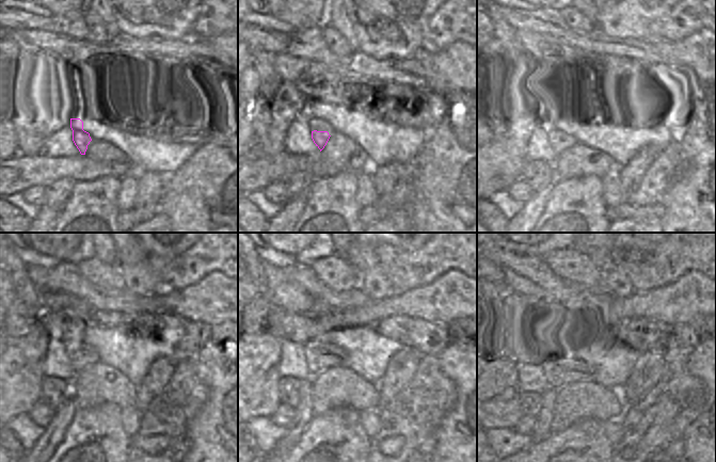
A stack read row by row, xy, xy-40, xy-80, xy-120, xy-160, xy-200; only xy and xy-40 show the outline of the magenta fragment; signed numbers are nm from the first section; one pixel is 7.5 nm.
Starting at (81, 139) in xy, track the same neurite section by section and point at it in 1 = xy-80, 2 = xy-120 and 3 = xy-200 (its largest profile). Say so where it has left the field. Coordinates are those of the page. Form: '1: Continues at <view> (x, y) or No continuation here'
1: Continues at xy-80 (560, 141)
2: Continues at xy-120 (81, 355)
3: Continues at xy-200 (559, 354)

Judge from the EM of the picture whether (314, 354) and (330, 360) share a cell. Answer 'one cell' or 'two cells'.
one cell

